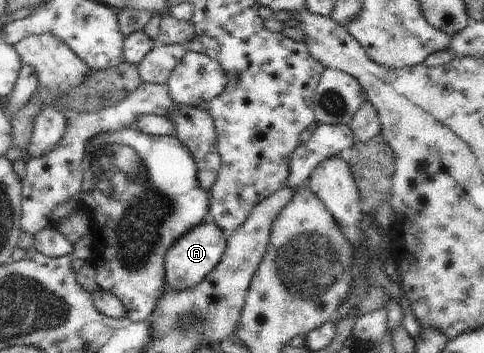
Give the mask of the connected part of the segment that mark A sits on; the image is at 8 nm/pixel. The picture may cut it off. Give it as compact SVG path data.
M214 222L201 223L179 237L165 256L164 269L167 288L173 291L183 291L199 285L199 281L203 281L203 278L207 277L207 274L211 273L215 265L221 261L228 237L229 233L217 227Z

